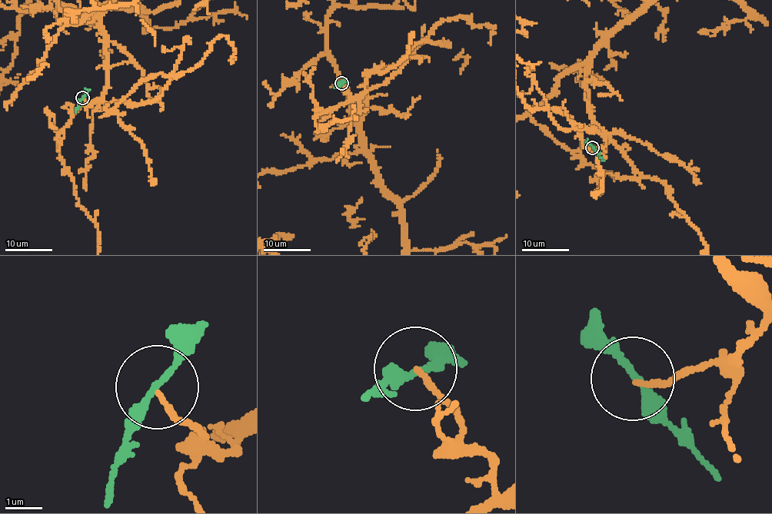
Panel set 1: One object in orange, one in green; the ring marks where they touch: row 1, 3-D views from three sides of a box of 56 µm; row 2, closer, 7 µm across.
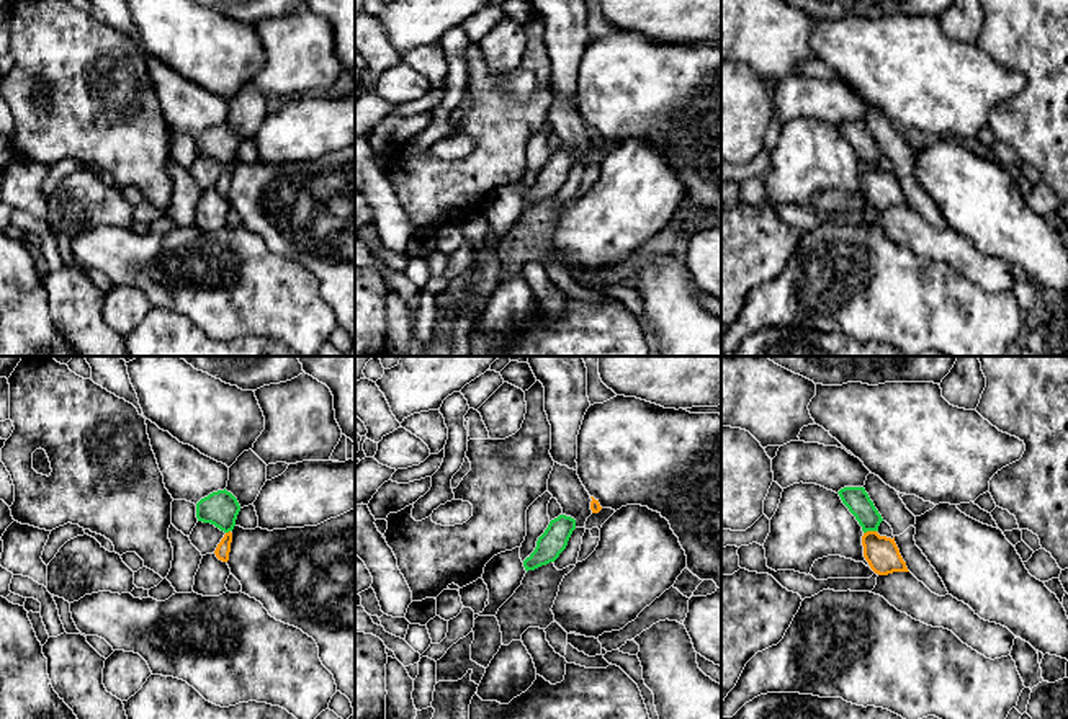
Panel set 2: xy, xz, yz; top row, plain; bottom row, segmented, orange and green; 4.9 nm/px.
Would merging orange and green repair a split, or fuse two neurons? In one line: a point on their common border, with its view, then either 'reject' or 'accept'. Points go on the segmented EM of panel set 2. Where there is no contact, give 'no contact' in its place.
contact yz (869, 531); reject

